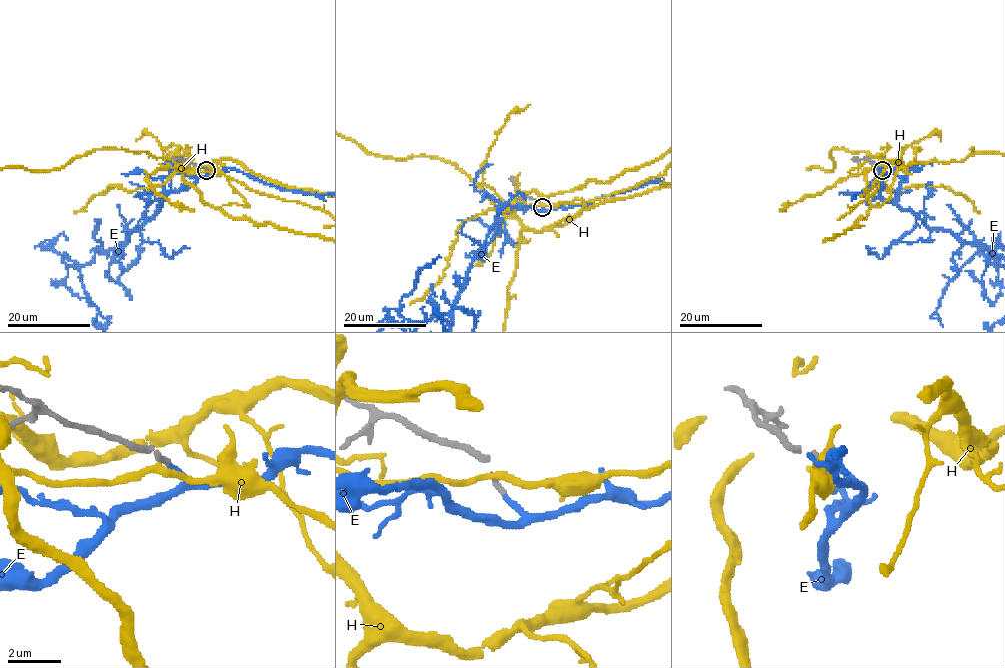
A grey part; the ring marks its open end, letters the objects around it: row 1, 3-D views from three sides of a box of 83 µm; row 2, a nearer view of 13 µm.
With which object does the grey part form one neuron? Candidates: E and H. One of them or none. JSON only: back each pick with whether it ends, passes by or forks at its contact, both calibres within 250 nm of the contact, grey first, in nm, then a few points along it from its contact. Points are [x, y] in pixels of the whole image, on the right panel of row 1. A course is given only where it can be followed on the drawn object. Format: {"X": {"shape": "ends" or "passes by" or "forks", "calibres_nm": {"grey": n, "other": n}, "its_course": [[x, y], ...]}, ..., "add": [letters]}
{"E": {"shape": "ends", "calibres_nm": {"grey": 240, "other": 200}}, "add": ["E"]}

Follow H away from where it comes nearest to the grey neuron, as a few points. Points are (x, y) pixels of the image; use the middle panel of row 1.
H: (541, 205), (506, 204), (504, 214), (453, 163), (423, 155), (396, 158), (370, 154)

